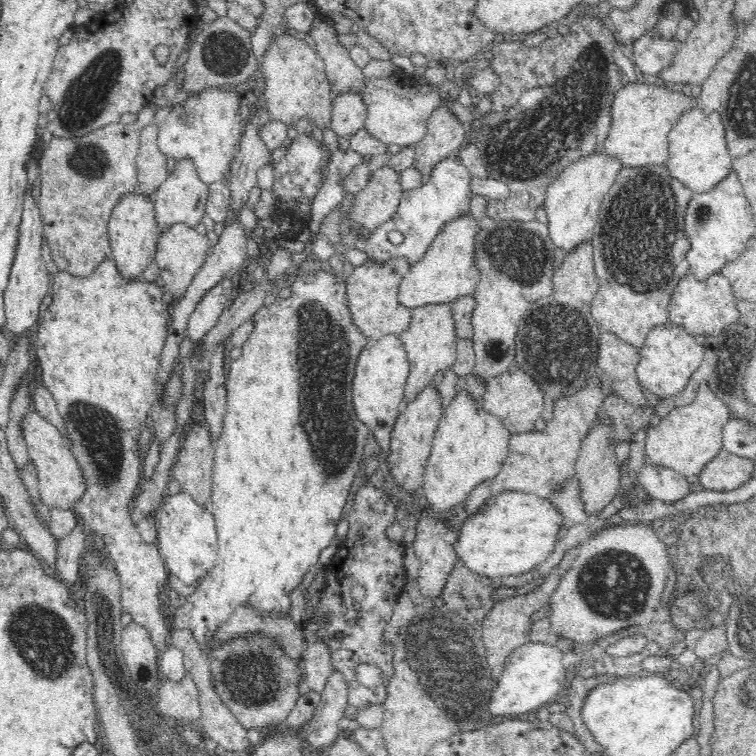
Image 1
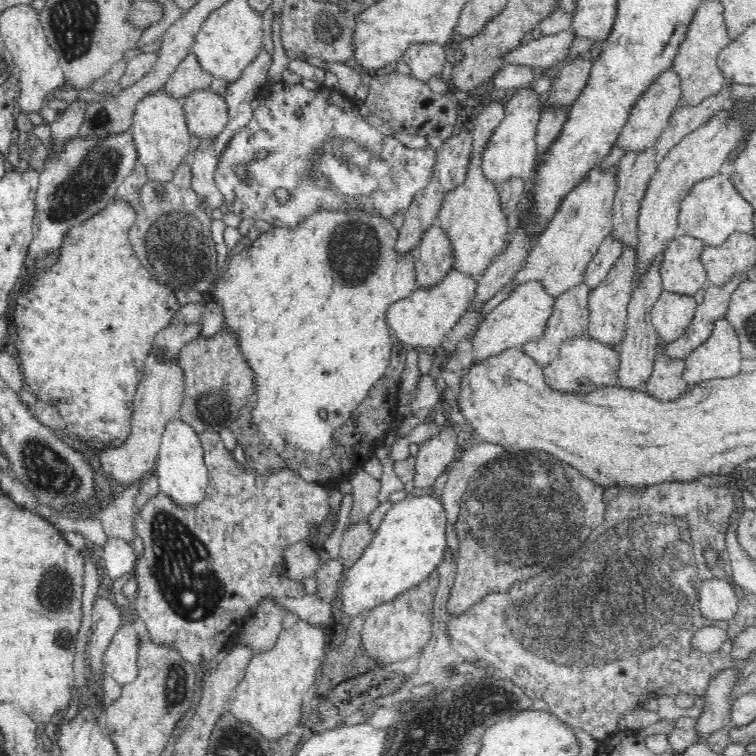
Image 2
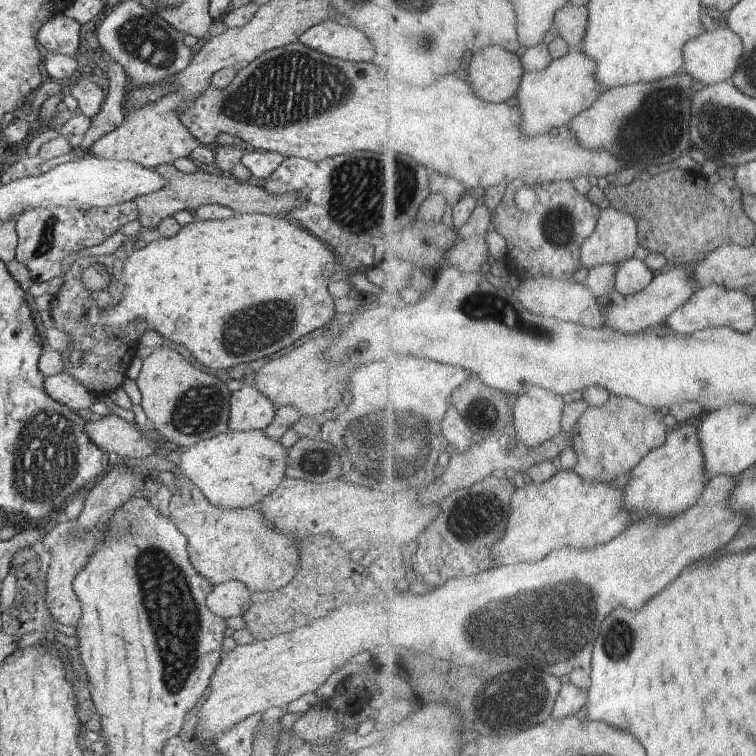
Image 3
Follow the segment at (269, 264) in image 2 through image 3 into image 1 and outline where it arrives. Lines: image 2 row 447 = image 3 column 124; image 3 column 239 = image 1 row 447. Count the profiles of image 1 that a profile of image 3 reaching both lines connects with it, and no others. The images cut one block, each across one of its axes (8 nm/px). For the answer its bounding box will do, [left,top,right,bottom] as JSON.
[171,270,369,734]

